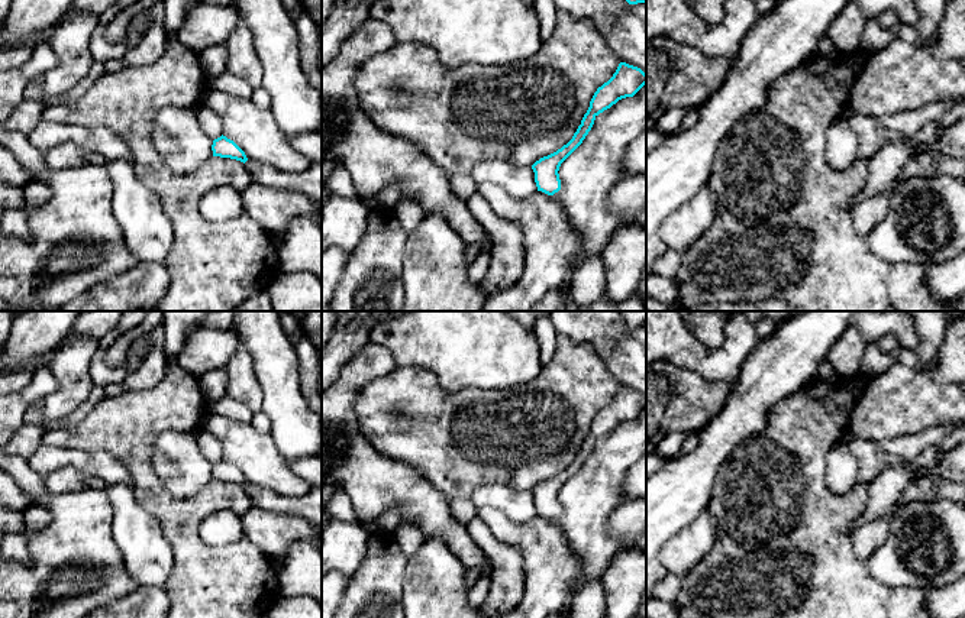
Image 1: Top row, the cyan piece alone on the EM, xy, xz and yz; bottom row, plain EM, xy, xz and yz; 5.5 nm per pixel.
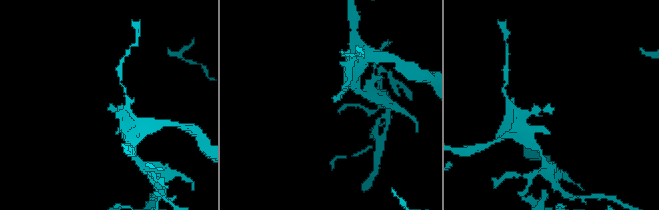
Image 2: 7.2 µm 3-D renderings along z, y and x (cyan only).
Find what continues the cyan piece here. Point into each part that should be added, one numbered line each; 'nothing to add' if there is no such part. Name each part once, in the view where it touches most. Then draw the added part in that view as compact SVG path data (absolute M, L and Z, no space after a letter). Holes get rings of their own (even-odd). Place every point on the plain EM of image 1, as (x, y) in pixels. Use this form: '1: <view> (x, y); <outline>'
nothing to add

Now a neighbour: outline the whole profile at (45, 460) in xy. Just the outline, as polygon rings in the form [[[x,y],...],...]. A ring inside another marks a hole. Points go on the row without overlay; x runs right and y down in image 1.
[[[42,444],[28,462],[39,476],[46,476],[64,466],[72,466],[84,475],[100,478],[106,485],[132,485],[132,476],[125,465],[101,450],[61,449]]]

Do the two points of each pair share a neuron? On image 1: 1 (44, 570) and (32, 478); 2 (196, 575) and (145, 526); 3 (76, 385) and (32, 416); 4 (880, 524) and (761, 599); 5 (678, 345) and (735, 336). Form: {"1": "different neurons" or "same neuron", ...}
{"1": "same neuron", "2": "different neurons", "3": "same neuron", "4": "different neurons", "5": "same neuron"}

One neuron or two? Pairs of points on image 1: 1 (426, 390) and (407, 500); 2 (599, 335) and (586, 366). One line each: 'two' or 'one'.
1: two
2: two

